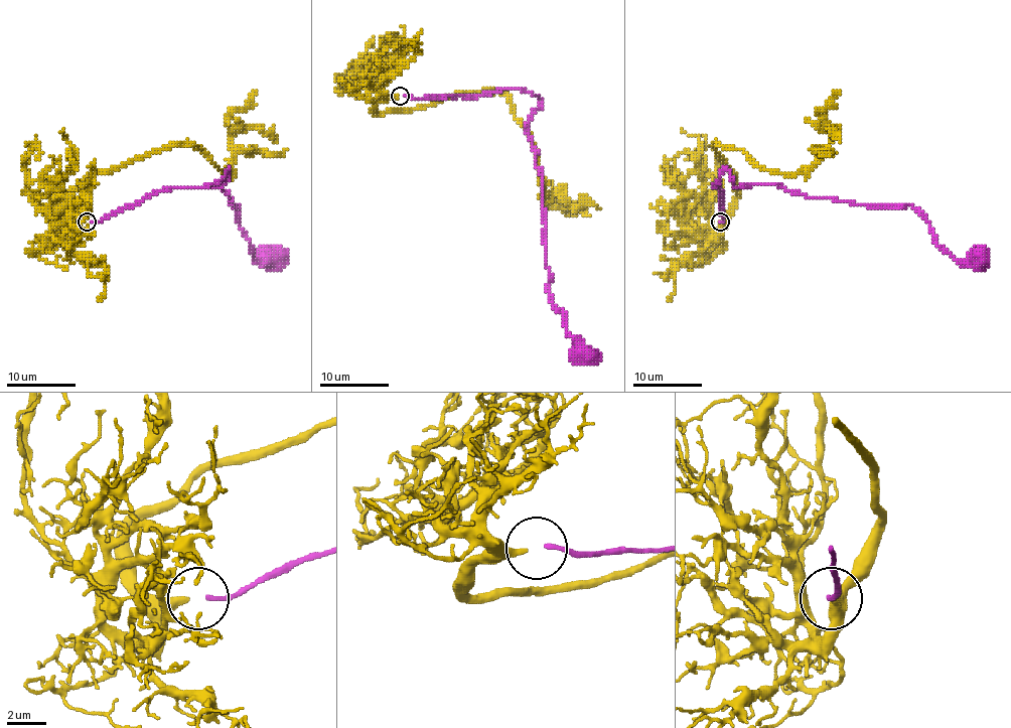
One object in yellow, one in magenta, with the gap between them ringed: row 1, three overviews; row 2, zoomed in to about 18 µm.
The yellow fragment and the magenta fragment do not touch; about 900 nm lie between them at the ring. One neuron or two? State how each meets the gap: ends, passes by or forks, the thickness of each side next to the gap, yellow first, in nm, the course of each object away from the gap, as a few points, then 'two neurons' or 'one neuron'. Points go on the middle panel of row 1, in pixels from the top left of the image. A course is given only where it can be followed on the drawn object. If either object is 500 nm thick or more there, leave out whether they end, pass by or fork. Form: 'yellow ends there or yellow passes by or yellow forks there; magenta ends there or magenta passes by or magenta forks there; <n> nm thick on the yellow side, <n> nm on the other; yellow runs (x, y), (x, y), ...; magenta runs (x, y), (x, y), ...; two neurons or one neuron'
yellow ends there; magenta ends there; 340 nm thick on the yellow side, 240 nm on the other; yellow runs (397, 96), (381, 100), (376, 112), (501, 93), (531, 137), (545, 206), (548, 194), (570, 209); magenta runs (403, 96), (519, 88), (541, 101), (528, 124), (543, 180), (550, 301), (584, 352); one neuron

